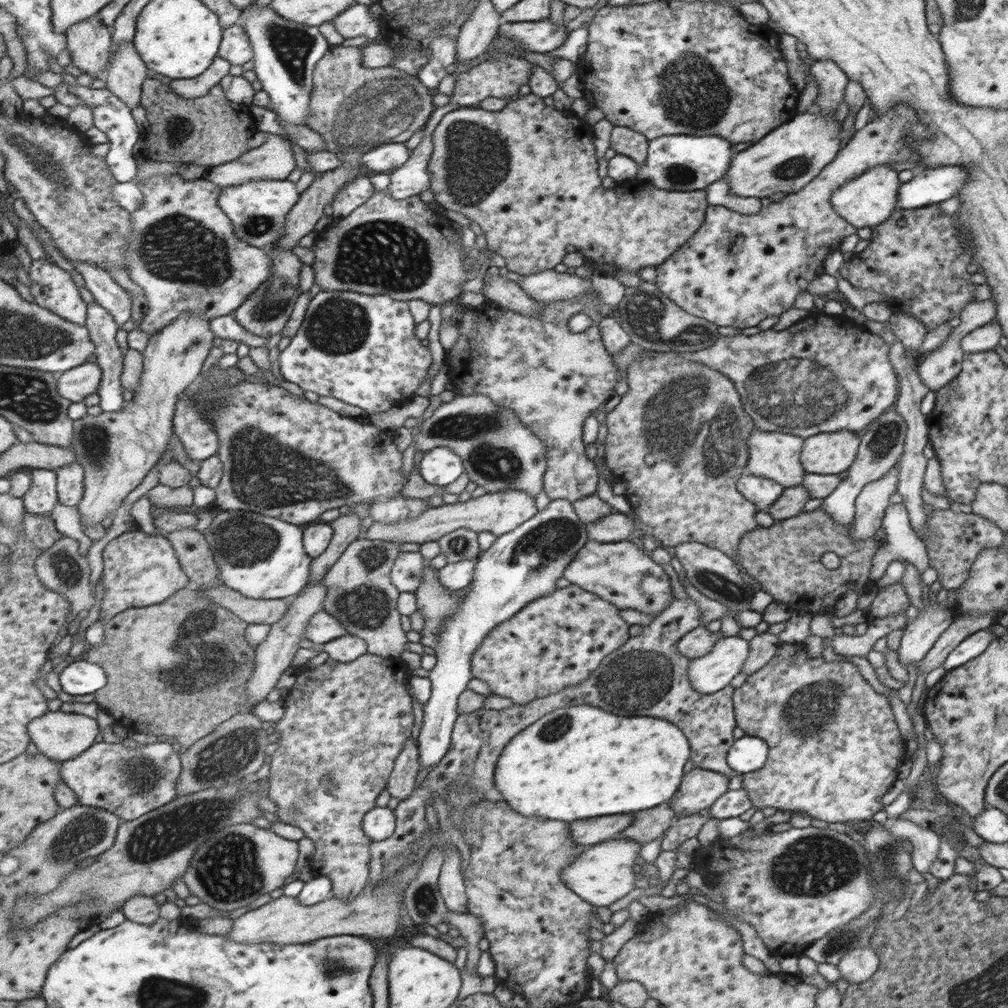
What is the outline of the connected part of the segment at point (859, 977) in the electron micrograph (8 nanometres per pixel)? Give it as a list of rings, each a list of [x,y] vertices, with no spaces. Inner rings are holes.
[[[859,946],[847,950],[836,964],[840,977],[850,984],[865,982],[881,965],[871,946]]]

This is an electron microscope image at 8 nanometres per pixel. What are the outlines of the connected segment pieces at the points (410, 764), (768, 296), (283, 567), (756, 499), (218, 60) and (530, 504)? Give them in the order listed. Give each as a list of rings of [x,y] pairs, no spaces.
[[[412,738],[407,739],[401,754],[395,759],[394,771],[390,772],[390,782],[387,783],[387,792],[391,798],[405,800],[415,788],[415,776],[421,766],[418,756],[416,742]]]
[[[899,105],[877,117],[873,116],[868,124],[855,131],[849,142],[834,156],[834,161],[827,164],[819,175],[801,190],[784,195],[777,202],[764,201],[757,214],[744,215],[727,207],[708,206],[705,222],[691,239],[665,262],[654,267],[656,277],[653,284],[683,311],[708,320],[716,327],[742,329],[757,326],[759,320],[785,312],[793,306],[797,294],[805,290],[807,282],[815,278],[817,268],[831,251],[829,246],[856,232],[856,228],[843,220],[831,205],[830,200],[835,190],[875,166],[885,166],[885,162],[901,162],[911,158],[911,155],[917,156],[910,148],[910,142],[920,142],[928,136],[929,130],[919,122],[917,114],[909,105]]]
[[[220,510],[212,523],[204,530],[215,562],[221,570],[220,580],[227,587],[241,592],[244,596],[259,600],[291,600],[301,594],[310,582],[311,563],[314,559],[305,547],[304,527],[289,521],[244,510]]]
[[[744,473],[737,482],[737,490],[759,511],[767,511],[780,498],[784,488],[771,479]]]
[[[218,55],[202,75],[188,79],[172,79],[170,83],[172,92],[177,92],[177,95],[185,99],[197,99],[210,95],[211,90],[229,74],[231,65],[229,60]]]
[[[507,490],[505,492],[485,493],[477,498],[470,498],[465,502],[443,504],[437,507],[427,507],[421,515],[415,515],[407,519],[401,519],[393,523],[381,523],[373,521],[371,525],[360,534],[361,539],[384,540],[392,543],[436,541],[440,536],[454,531],[456,528],[466,528],[473,532],[487,531],[496,537],[511,532],[519,524],[525,523],[533,515],[537,514],[533,495],[523,490]]]

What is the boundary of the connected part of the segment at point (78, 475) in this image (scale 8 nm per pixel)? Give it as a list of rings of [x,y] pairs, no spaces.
[[[77,462],[63,465],[58,474],[58,499],[65,506],[75,506],[85,496],[84,468]]]

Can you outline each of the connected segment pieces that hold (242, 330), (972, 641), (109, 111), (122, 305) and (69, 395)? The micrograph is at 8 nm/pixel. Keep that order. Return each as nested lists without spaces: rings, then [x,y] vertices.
[[[234,313],[212,318],[211,331],[215,332],[215,337],[243,342],[248,347],[265,347],[267,342],[267,338],[253,334],[239,323]]]
[[[987,629],[970,634],[954,650],[949,652],[949,655],[942,663],[942,667],[945,671],[948,671],[980,656],[988,648],[990,641],[994,638],[993,636],[995,634]]]
[[[66,84],[67,92],[75,94],[84,104],[91,105],[95,111],[95,125],[97,129],[105,133],[107,141],[111,144],[106,162],[111,166],[112,172],[118,179],[118,183],[131,182],[136,179],[138,172],[138,157],[133,156],[133,148],[144,133],[137,129],[137,122],[131,114],[131,108],[121,98],[113,95],[109,89],[93,89],[85,86]]]
[[[68,260],[75,266],[85,280],[85,288],[87,288],[94,296],[97,303],[103,308],[107,308],[115,318],[115,322],[119,324],[120,329],[117,330],[117,342],[121,349],[126,350],[128,346],[128,333],[123,330],[123,326],[131,320],[133,314],[133,300],[131,295],[127,294],[125,289],[121,288],[121,284],[117,284],[113,280],[113,276],[91,262],[77,262],[77,260]]]
[[[89,361],[81,366],[59,374],[58,392],[68,402],[78,403],[89,394],[98,393],[102,387],[103,370],[95,361]]]

